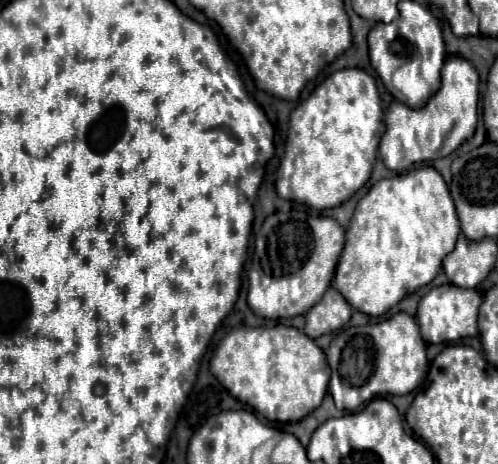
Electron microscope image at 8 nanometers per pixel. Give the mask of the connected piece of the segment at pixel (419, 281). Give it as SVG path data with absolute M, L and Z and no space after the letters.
M432 166L416 168L394 178L376 182L370 192L358 202L350 226L346 230L346 244L336 266L334 288L352 304L352 308L368 314L382 316L396 306L406 294L430 284L442 268L442 258L452 252L460 234L460 222L452 196L440 172Z

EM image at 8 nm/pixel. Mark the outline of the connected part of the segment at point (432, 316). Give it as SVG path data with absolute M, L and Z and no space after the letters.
M442 284L432 288L420 302L416 320L420 324L422 338L428 344L440 344L440 342L458 342L468 336L478 334L478 308L482 304L482 296L476 290L470 288L458 288L454 284Z

